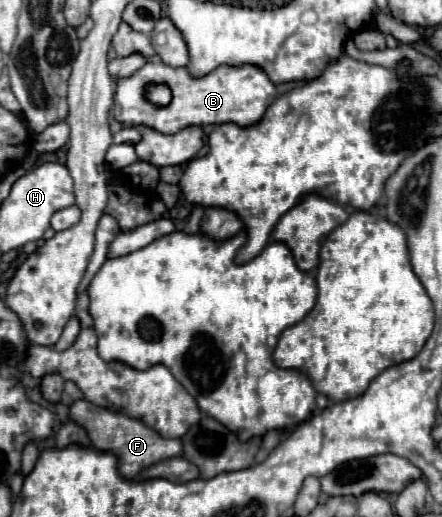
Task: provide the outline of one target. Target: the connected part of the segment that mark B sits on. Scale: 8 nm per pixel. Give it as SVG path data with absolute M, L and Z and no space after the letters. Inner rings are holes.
M148 61L134 75L118 79L114 91L114 107L112 115L118 123L124 125L146 125L164 135L172 135L180 129L192 125L220 125L220 123L236 123L236 125L254 125L262 119L266 107L276 97L276 85L268 79L268 75L254 65L230 67L222 65L204 77L192 77L186 67L168 67L164 63ZM150 83L164 83L172 91L172 101L168 105L154 105L144 97L144 91Z

